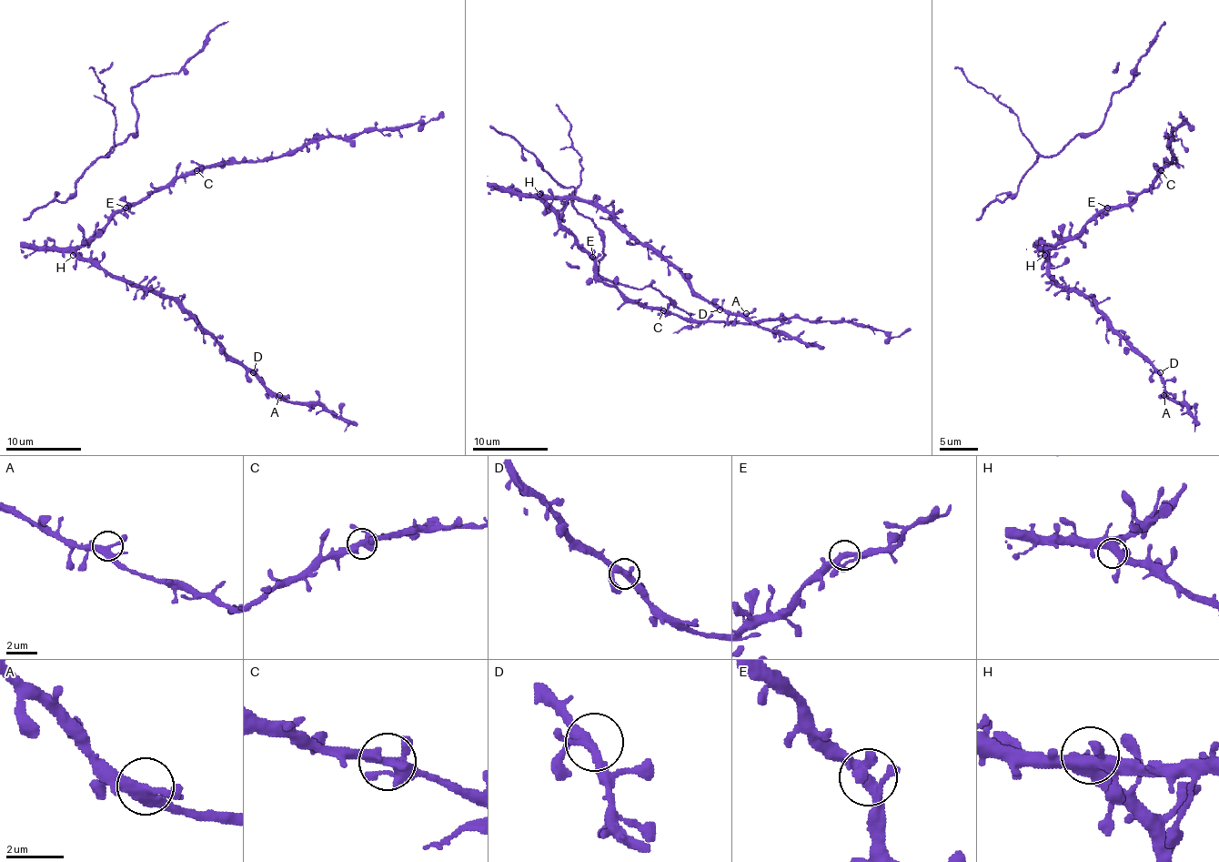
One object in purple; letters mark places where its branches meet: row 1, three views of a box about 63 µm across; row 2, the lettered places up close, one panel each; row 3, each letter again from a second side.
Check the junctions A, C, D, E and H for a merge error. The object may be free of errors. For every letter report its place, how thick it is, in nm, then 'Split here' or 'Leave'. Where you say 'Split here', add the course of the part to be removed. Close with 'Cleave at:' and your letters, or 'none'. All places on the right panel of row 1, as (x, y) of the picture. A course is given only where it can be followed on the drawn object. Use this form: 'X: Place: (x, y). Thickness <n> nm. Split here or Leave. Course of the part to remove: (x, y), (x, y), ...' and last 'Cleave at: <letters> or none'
A: Place: (1163, 395). Thickness 360 nm. Leave
C: Place: (1161, 170). Thickness 360 nm. Leave
D: Place: (1160, 372). Thickness 320 nm. Leave
E: Place: (1107, 207). Thickness 300 nm. Leave
H: Place: (1044, 255). Thickness 440 nm. Leave
Cleave at: none

